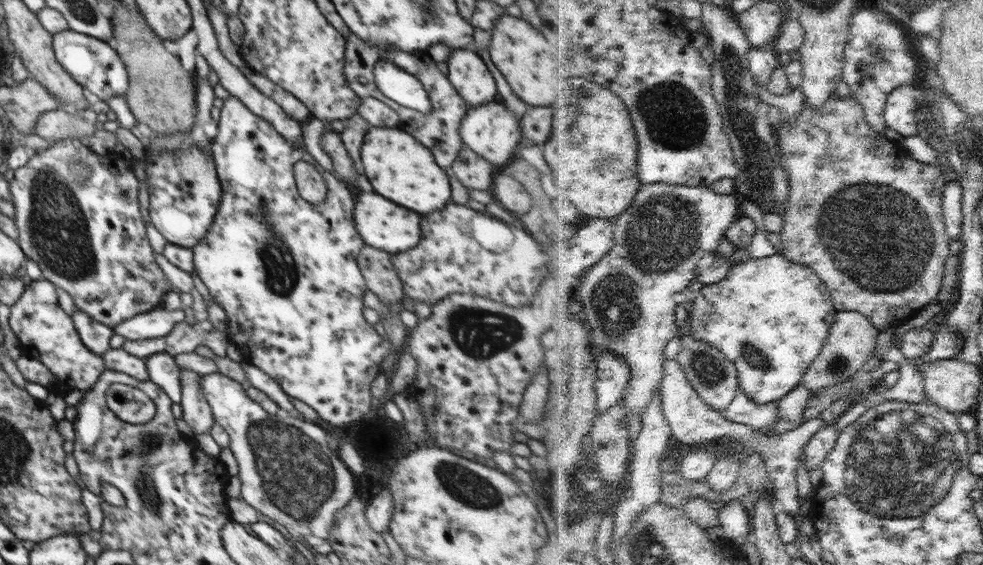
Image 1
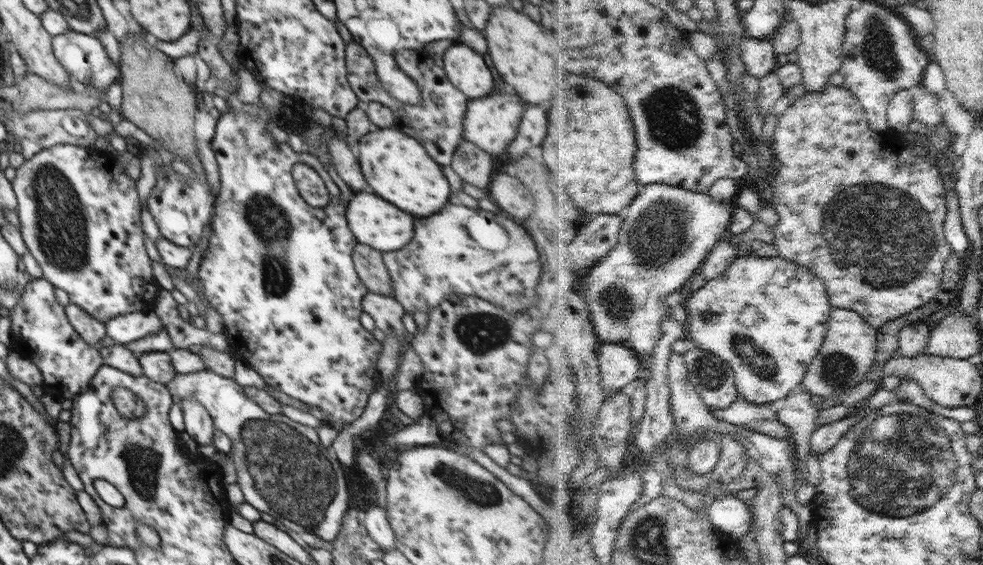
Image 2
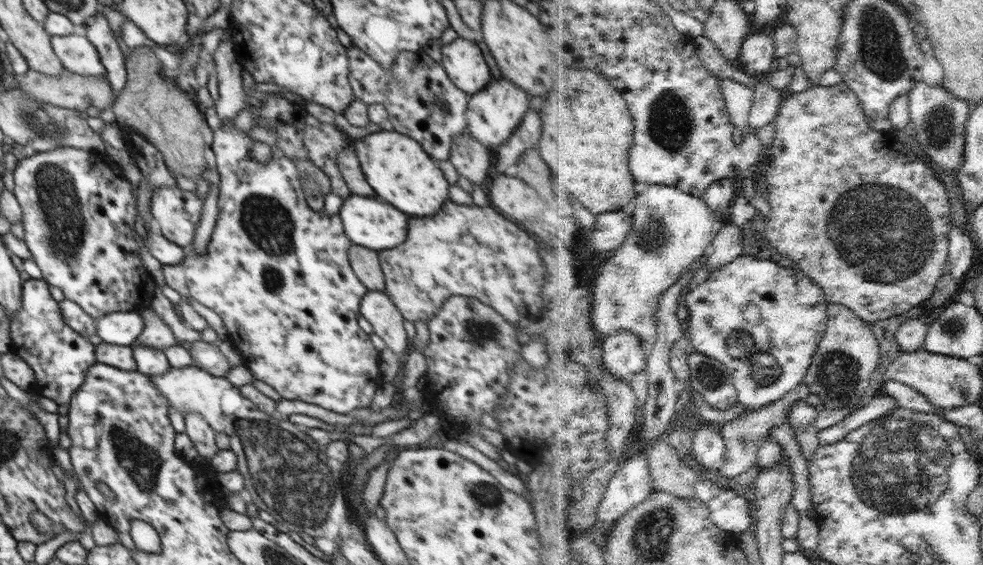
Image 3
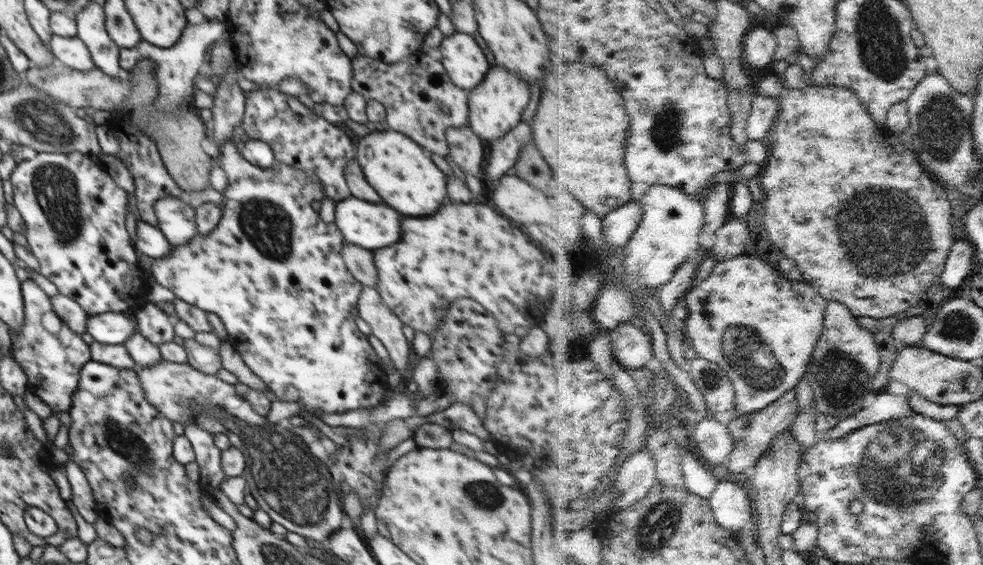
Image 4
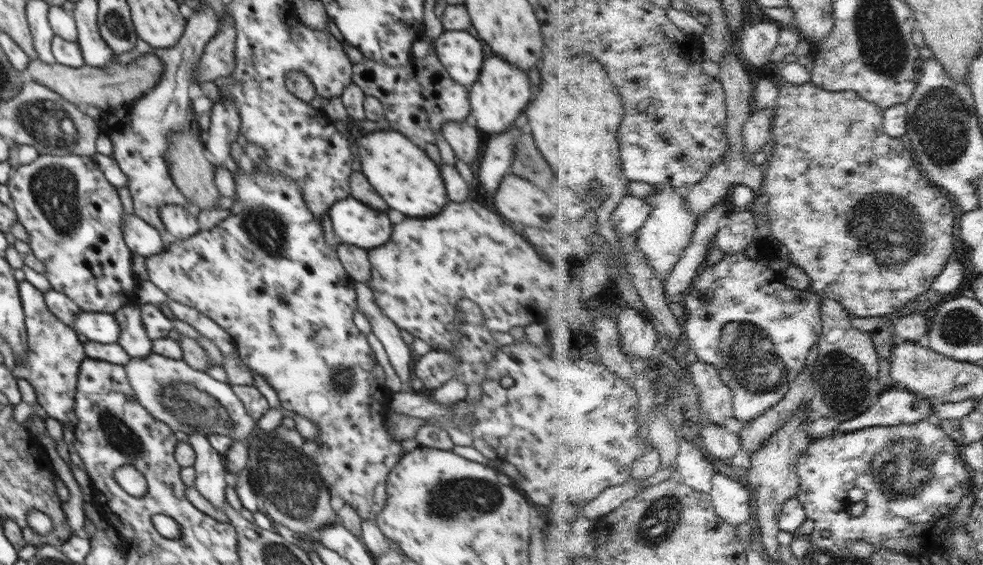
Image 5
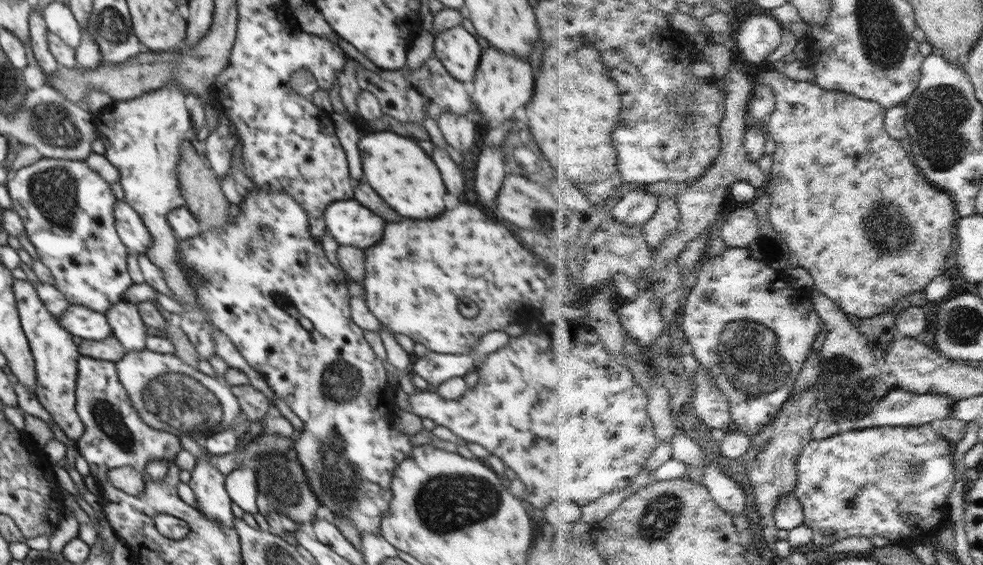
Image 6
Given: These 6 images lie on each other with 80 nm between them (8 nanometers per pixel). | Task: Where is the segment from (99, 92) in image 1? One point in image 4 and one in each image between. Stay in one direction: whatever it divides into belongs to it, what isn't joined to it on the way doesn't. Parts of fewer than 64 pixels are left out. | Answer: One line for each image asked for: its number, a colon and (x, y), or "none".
2: (81, 55)
3: (77, 54)
4: (71, 52)

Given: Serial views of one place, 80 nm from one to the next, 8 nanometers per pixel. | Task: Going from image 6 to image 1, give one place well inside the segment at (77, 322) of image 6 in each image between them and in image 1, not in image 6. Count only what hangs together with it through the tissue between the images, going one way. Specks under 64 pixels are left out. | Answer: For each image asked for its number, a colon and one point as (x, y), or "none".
1: (158, 323)
2: (125, 329)
3: (121, 328)
4: (109, 327)
5: (100, 327)

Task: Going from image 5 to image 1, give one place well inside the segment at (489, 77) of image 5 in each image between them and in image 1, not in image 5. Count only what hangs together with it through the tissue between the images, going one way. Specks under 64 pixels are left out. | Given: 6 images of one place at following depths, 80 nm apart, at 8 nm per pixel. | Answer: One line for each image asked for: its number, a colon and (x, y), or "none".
1: (491, 130)
2: (491, 123)
3: (493, 114)
4: (495, 107)

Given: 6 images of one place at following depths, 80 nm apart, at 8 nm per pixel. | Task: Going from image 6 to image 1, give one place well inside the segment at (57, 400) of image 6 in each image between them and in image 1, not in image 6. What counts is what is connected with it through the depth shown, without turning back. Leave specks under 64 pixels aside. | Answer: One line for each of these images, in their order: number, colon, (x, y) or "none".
1: (46, 332)
2: (41, 331)
3: (60, 358)
4: (50, 352)
5: (54, 354)

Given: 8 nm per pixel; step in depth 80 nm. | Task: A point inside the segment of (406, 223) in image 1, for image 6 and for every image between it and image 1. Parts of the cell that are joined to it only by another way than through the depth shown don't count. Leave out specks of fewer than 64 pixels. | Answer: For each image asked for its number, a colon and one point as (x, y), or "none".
2: (374, 222)
3: (376, 225)
4: (371, 226)
5: (354, 223)
6: (350, 223)

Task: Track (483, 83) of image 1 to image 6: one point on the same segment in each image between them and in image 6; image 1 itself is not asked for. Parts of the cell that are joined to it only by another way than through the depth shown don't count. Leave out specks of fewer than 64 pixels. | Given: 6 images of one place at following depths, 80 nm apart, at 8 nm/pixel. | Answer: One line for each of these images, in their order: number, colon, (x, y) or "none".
2: (466, 70)
3: (462, 59)
4: (463, 59)
5: (461, 54)
6: (457, 50)

